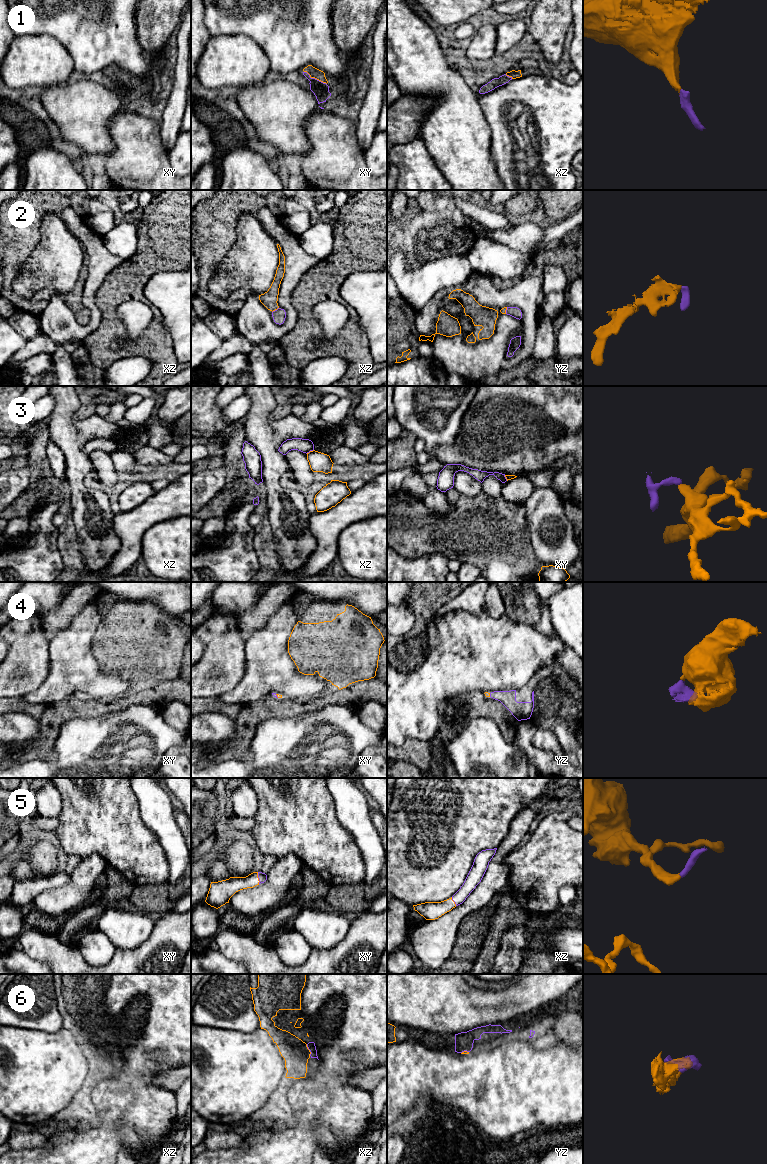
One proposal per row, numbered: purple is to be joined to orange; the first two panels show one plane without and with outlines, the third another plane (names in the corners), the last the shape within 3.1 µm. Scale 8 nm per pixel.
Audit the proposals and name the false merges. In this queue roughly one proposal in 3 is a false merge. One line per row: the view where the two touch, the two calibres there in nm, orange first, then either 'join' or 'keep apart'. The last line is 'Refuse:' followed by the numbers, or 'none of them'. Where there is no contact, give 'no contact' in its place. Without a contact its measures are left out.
1: xy | 80/130 nm | join
2: xz | 130/110 nm | join
3: xz | 160/110 nm | keep apart
4: xy | 30/30 nm | join
5: xy | 140/70 nm | join
6: xz | 220/70 nm | join
Refuse: 3

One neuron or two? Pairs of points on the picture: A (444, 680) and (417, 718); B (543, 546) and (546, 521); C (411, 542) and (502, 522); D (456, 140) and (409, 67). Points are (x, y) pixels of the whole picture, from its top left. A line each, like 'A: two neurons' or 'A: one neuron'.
A: one neuron
B: one neuron
C: one neuron
D: one neuron

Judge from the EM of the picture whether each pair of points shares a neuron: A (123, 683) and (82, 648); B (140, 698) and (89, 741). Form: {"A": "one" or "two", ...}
{"A": "one", "B": "two"}

